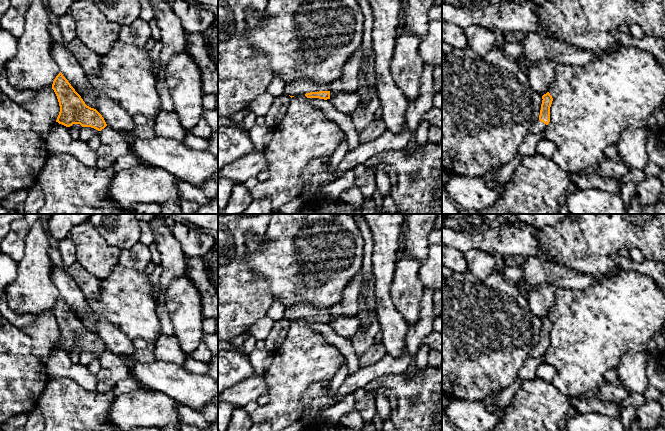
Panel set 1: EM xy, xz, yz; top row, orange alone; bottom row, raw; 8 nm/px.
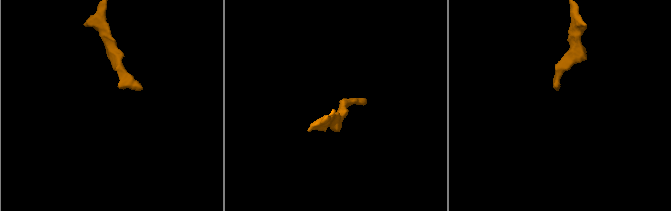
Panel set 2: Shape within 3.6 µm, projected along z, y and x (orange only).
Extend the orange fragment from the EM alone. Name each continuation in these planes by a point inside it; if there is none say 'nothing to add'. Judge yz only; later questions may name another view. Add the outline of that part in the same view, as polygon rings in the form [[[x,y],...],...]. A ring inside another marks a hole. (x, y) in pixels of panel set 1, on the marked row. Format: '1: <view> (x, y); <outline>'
1: yz (538, 127); [[[539,120],[532,125],[530,129],[530,133],[539,134],[539,133],[545,132],[546,128],[547,128],[547,125]]]

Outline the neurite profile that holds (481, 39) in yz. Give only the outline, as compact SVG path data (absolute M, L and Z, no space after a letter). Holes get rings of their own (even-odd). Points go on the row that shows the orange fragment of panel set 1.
M471 25L465 29L465 36L468 47L481 56L486 56L496 47L496 38L491 28Z

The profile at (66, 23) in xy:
M69 12L58 17L56 22L61 30L62 37L67 44L76 38L76 24Z

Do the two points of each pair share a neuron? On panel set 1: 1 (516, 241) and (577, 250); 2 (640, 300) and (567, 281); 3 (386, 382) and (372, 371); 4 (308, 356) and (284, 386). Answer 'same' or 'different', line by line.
1: different
2: different
3: different
4: same

